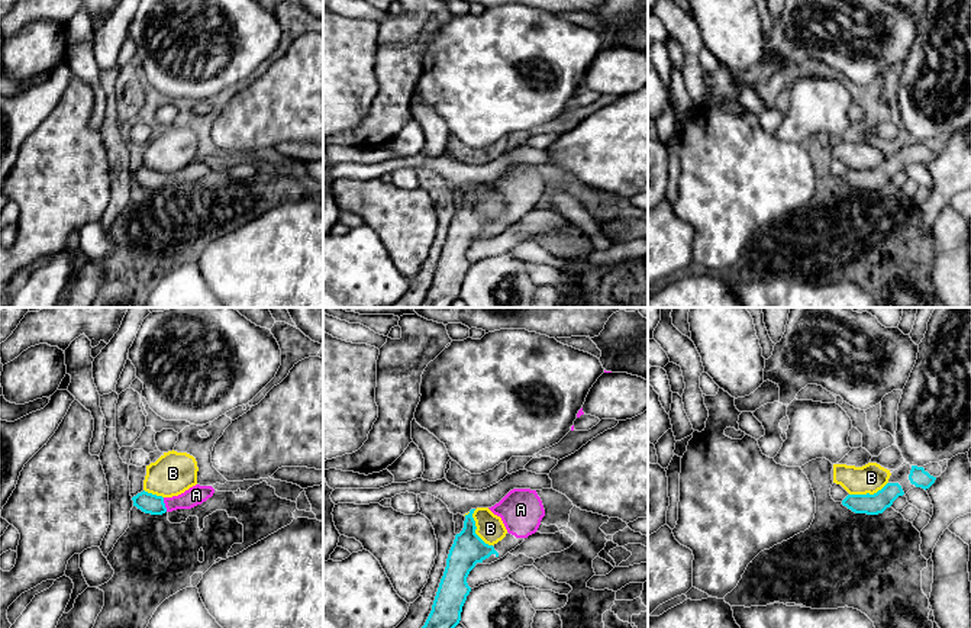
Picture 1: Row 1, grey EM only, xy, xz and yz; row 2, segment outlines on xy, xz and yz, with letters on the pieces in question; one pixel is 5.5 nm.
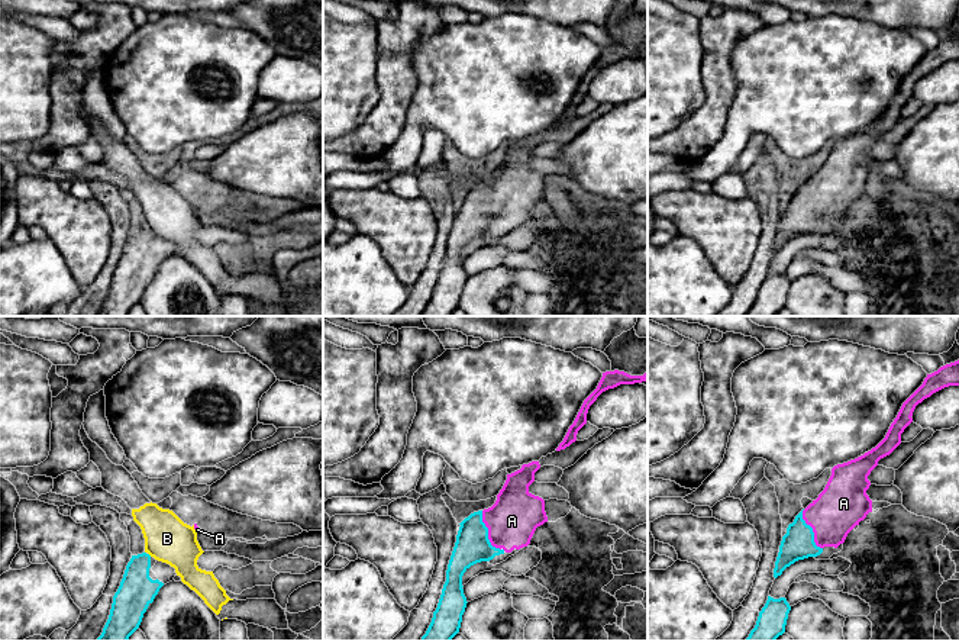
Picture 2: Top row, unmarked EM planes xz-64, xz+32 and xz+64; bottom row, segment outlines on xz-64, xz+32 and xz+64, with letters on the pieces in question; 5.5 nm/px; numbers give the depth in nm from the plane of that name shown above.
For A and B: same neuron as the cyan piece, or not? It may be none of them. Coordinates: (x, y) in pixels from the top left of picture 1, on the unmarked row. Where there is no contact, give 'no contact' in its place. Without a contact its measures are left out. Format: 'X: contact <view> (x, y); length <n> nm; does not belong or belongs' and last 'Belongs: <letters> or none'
A: contact xy (164, 180); length 80 nm; belongs
B: contact xz (476, 203); length 240 nm; does not belong
Belongs: A

